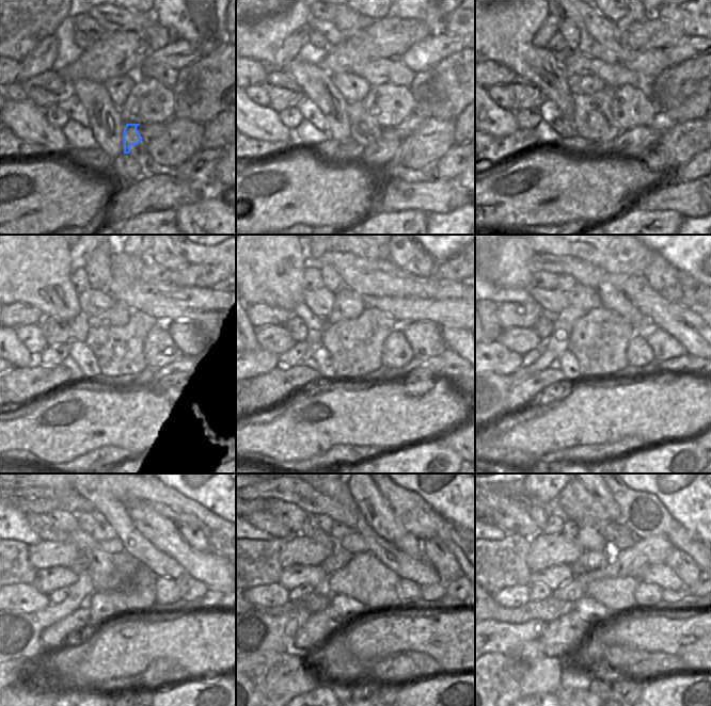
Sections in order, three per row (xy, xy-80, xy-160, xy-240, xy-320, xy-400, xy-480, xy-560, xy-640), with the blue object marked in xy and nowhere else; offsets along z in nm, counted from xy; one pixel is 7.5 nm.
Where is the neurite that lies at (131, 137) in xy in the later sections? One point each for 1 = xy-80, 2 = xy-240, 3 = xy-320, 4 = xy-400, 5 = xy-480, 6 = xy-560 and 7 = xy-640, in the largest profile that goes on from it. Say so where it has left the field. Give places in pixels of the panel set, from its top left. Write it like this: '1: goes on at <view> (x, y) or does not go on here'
1: goes on at xy-80 (363, 129)
2: goes on at xy-240 (119, 350)
3: goes on at xy-320 (356, 346)
4: goes on at xy-400 (599, 340)
5: goes on at xy-480 (130, 586)
6: goes on at xy-560 (365, 579)
7: goes on at xy-640 (617, 594)

